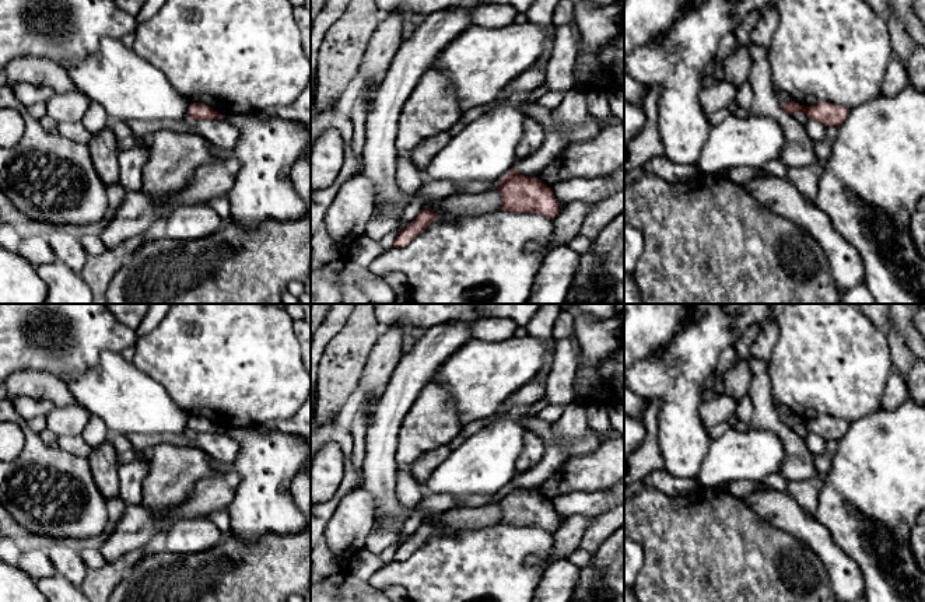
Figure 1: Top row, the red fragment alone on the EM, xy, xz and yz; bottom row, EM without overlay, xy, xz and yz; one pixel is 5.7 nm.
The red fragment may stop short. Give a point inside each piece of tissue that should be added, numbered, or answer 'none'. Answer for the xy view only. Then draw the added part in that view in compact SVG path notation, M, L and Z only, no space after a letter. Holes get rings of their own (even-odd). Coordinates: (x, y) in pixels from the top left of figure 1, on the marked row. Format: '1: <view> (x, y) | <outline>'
none

